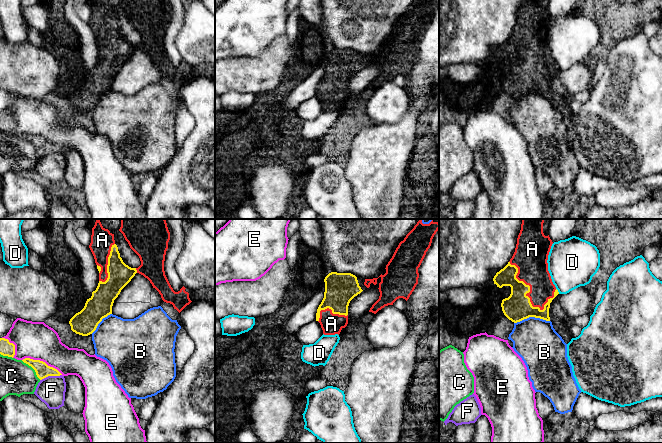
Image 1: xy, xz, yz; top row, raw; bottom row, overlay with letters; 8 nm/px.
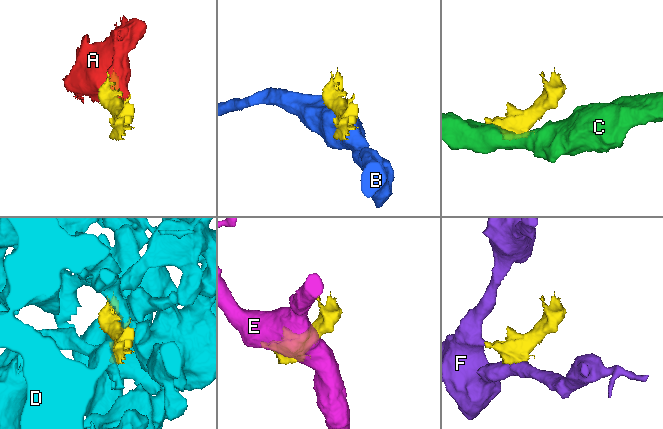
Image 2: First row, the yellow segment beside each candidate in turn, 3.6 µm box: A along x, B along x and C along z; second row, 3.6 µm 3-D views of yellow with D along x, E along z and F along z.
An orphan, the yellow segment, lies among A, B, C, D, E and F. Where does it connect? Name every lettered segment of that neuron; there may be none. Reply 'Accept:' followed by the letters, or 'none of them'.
Accept: A

